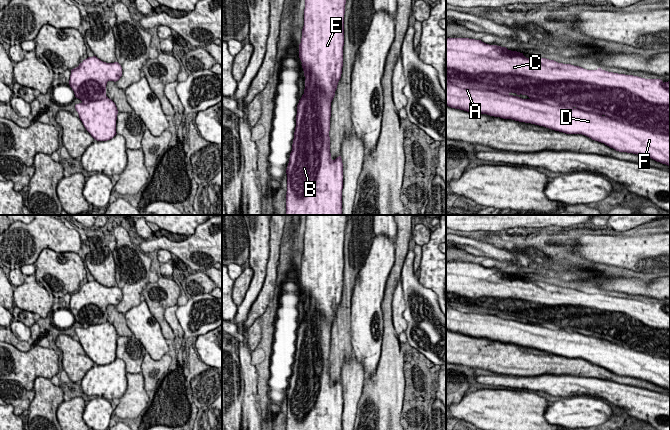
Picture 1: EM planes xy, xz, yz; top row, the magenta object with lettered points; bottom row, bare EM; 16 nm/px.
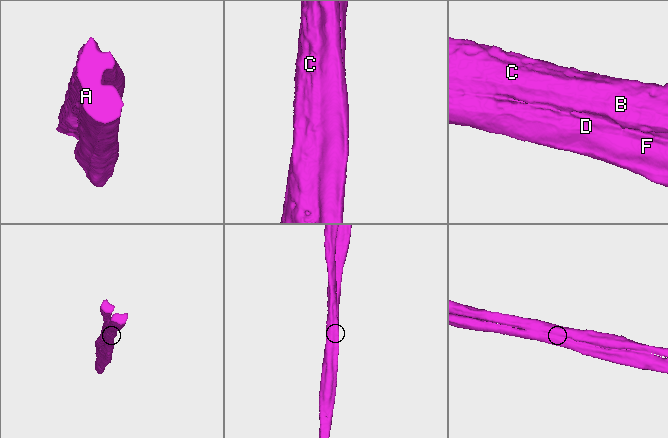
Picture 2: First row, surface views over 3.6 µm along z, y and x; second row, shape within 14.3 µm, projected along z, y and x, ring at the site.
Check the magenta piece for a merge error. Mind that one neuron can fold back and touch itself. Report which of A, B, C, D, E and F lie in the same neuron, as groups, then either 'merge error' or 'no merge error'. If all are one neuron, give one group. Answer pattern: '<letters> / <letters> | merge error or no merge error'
A D E F / B C | merge error

